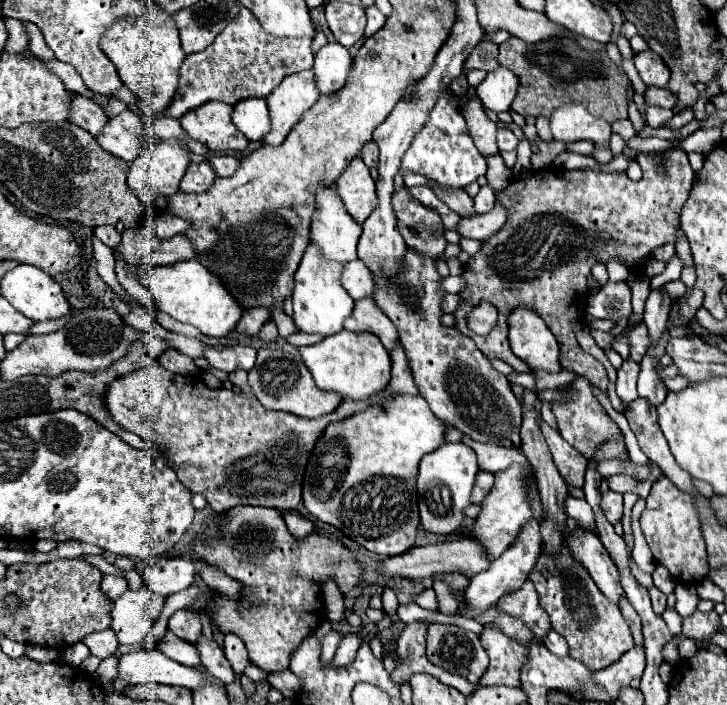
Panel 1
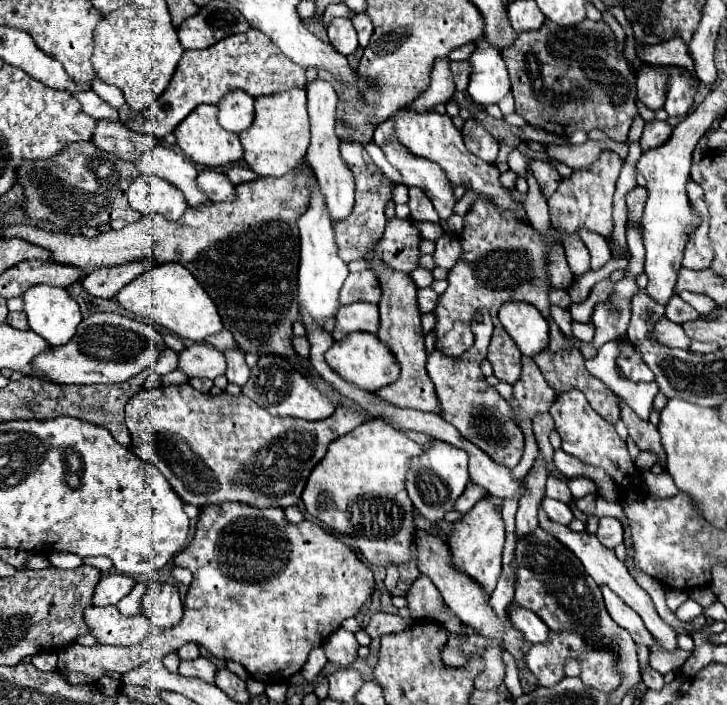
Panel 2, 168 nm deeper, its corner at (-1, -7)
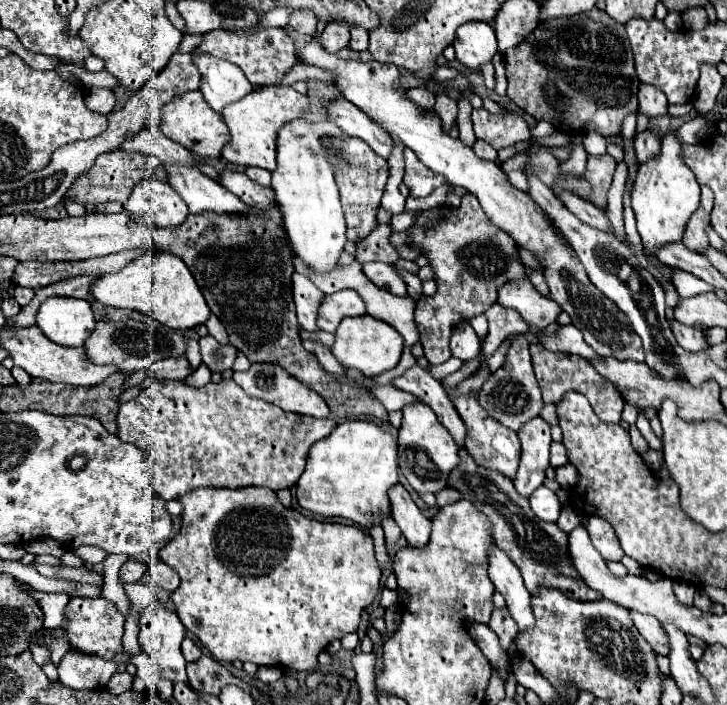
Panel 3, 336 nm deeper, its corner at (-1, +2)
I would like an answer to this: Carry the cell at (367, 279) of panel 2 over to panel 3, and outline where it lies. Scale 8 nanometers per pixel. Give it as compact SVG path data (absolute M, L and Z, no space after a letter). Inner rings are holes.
M365 263L363 273L371 283L375 283L379 289L391 291L393 295L405 295L405 283L403 279L395 273L395 269L387 263Z

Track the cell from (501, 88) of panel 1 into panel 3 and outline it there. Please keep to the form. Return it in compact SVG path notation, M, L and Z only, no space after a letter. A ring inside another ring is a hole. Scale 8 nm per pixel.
M465 23L457 29L453 41L457 59L471 71L481 71L485 63L491 63L497 55L495 31L489 23Z

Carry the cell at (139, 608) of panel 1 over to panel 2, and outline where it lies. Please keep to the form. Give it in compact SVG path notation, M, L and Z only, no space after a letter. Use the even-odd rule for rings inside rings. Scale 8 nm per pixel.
M87 606L85 624L89 624L89 634L97 638L99 644L109 646L131 646L141 642L151 630L149 620L141 616L123 616L117 606Z

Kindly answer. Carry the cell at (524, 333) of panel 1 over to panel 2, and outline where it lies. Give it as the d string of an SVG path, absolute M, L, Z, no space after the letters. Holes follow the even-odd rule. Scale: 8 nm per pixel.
M507 302L499 310L499 320L511 334L521 354L533 356L549 344L549 322L527 302Z

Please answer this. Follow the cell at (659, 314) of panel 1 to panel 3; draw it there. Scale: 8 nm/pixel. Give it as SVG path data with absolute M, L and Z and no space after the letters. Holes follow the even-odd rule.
M669 131L661 141L661 153L639 165L639 173L637 173L637 179L635 179L635 185L633 185L633 211L635 211L635 219L637 219L637 231L643 239L645 251L651 253L651 255L655 255L655 251L663 245L679 243L691 215L699 209L699 197L701 197L699 183L693 177L693 171L685 165L683 157L681 157L681 151L683 151L683 143L677 139L675 131Z

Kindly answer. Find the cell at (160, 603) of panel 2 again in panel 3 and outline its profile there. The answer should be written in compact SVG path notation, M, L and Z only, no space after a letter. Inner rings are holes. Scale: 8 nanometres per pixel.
M159 599L147 607L139 618L139 643L143 647L143 651L163 669L163 677L171 679L173 683L177 681L187 681L187 673L185 673L185 659L181 655L181 641L185 639L185 627L179 621L177 613L173 609L167 609Z

